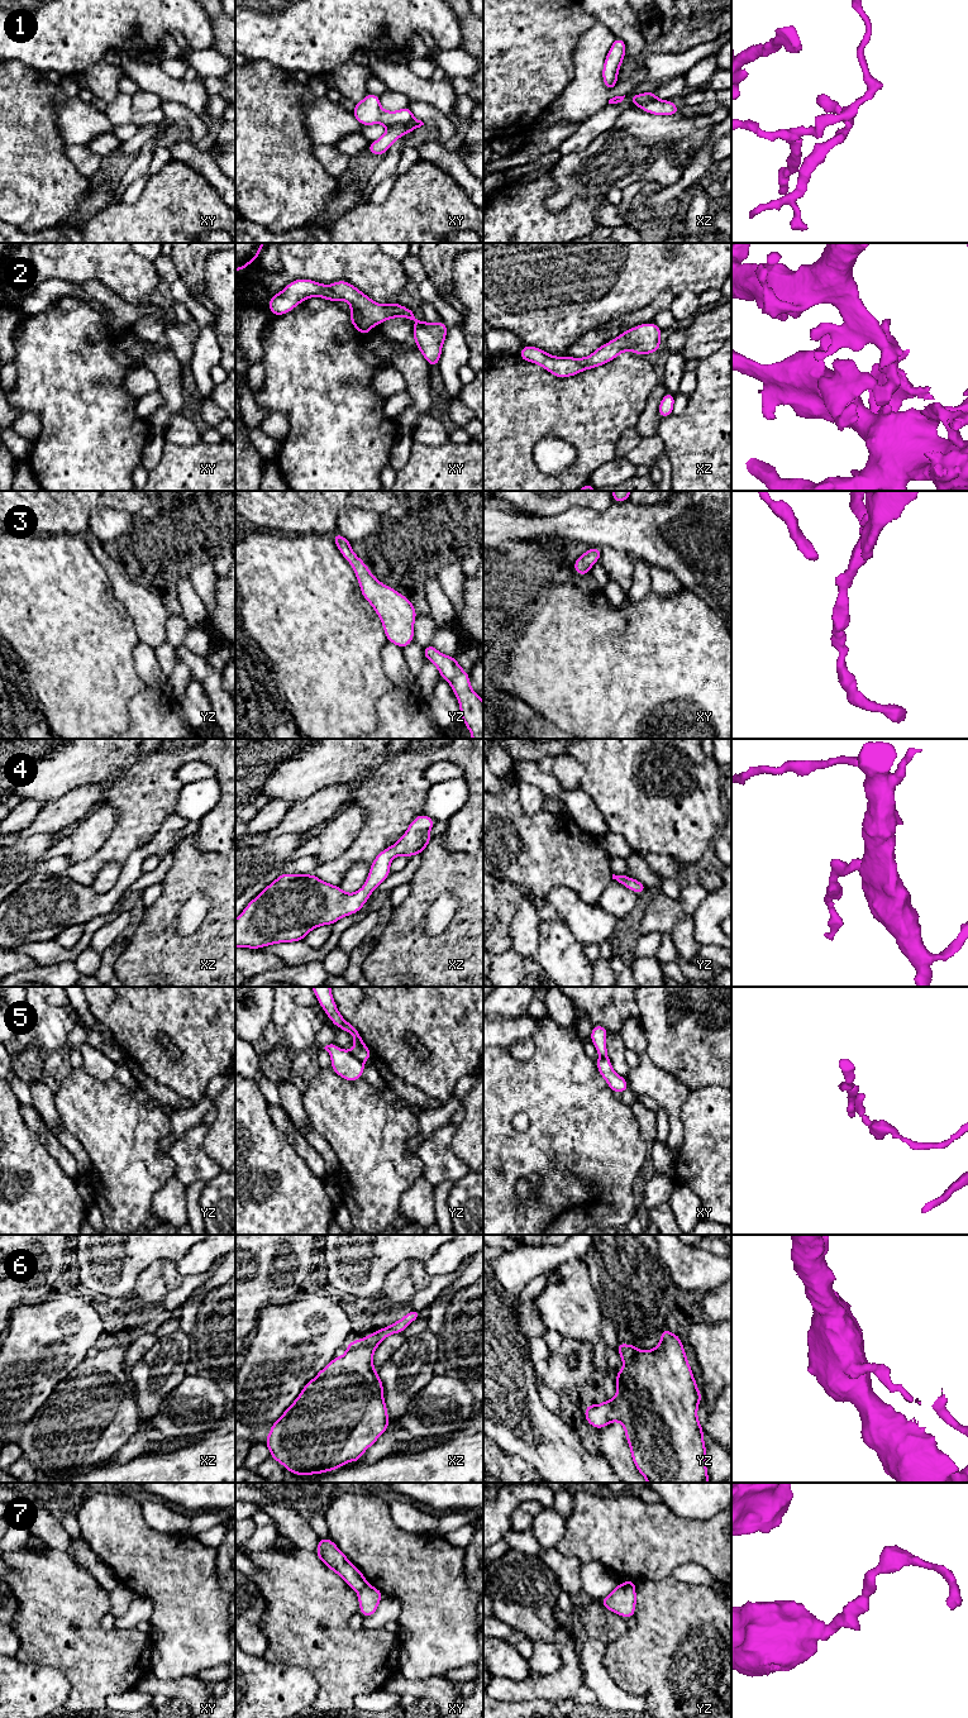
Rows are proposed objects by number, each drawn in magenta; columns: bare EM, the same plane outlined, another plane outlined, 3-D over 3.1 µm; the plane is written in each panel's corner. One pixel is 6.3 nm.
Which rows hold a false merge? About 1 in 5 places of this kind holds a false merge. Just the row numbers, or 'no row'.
1, 5, 7

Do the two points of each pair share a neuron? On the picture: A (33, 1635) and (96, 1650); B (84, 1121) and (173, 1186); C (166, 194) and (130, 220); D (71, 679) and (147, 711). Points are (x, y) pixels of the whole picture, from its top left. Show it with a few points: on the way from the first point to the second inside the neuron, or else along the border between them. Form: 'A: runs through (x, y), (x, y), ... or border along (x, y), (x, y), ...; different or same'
A: runs through (48, 1635), (66, 1635), (81, 1649); same
B: border along (173, 1175), (153, 1196), (151, 1206); different
C: runs through (157, 203), (139, 220); same
D: border along (147, 686), (130, 700), (128, 725); different

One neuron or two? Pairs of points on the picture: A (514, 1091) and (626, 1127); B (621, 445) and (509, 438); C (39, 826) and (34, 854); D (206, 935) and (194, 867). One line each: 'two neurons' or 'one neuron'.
A: one neuron
B: two neurons
C: two neurons
D: one neuron

